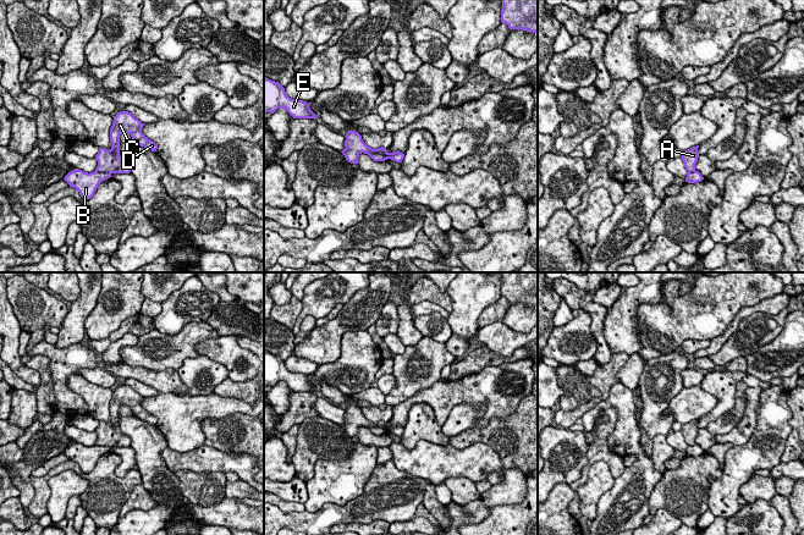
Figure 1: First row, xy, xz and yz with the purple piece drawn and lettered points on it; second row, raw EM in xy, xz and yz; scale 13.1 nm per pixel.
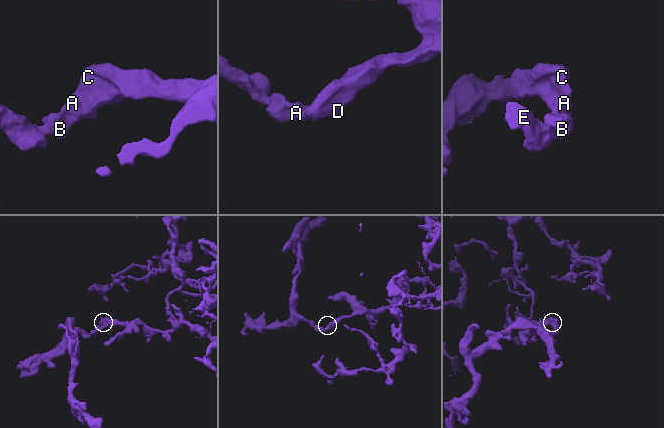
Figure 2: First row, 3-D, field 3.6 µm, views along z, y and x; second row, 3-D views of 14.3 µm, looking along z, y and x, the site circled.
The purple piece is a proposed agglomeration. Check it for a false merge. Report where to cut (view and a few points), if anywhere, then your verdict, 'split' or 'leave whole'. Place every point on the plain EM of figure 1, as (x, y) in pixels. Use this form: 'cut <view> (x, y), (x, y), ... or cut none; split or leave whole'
cut xy (95, 444), (110, 447); split

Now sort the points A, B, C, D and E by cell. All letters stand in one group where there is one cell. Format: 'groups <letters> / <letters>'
groups A C D / B E

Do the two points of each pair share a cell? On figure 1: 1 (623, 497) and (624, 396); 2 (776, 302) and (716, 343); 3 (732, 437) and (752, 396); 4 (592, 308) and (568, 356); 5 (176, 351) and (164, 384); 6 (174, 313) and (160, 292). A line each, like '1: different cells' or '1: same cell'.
1: same cell
2: same cell
3: same cell
4: different cells
5: different cells
6: different cells

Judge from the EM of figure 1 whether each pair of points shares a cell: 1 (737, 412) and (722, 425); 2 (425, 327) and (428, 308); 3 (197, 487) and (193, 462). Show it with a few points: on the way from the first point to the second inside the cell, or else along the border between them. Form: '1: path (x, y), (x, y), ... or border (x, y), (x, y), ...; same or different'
1: path (733, 415), (726, 423); same
2: border (414, 315), (439, 312), (446, 319); different
3: border (174, 470), (224, 472); different

